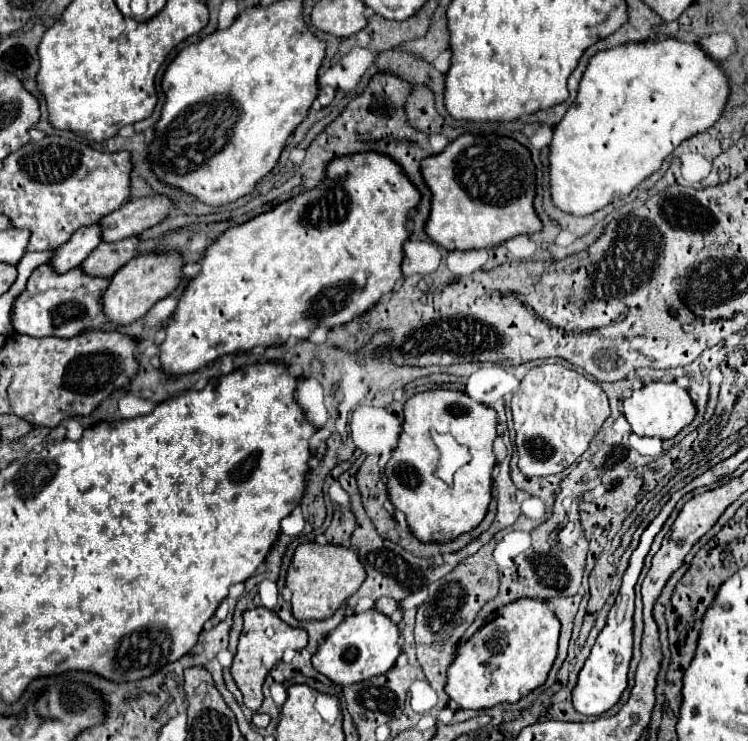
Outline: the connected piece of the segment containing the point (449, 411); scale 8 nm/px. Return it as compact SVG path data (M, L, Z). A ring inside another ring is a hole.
M424 391L406 401L402 435L392 459L386 465L388 495L394 507L406 515L414 537L422 543L430 543L434 533L448 533L452 539L456 539L458 535L478 527L478 523L484 519L492 493L490 479L496 467L492 453L494 439L498 437L496 425L496 411L472 401L462 391ZM430 431L450 433L458 443L470 449L472 461L456 471L452 487L434 475L434 445L430 441Z

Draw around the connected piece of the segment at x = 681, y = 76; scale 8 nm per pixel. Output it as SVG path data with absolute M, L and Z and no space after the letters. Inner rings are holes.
M668 37L660 41L624 43L596 53L584 71L574 105L554 127L554 139L550 143L554 205L572 215L590 215L612 201L624 199L662 167L674 147L708 131L722 117L722 107L726 107L728 95L730 85L726 73L700 43Z

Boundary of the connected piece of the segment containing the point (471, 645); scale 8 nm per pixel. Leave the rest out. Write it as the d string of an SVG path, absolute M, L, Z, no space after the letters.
M520 599L510 605L504 605L494 621L486 623L480 631L476 631L470 637L468 643L460 645L460 651L448 669L446 693L450 695L452 701L460 705L460 709L478 711L478 709L492 709L500 703L518 703L530 691L544 685L558 655L558 631L560 631L558 619L554 619L554 613L548 609L544 601Z

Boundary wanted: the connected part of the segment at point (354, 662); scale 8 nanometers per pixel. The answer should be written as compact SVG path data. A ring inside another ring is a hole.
M370 609L364 613L356 613L352 617L346 617L332 633L328 633L326 641L314 653L312 665L316 667L316 671L326 675L332 683L350 685L390 671L400 651L402 649L400 649L398 625L392 623L384 613Z

